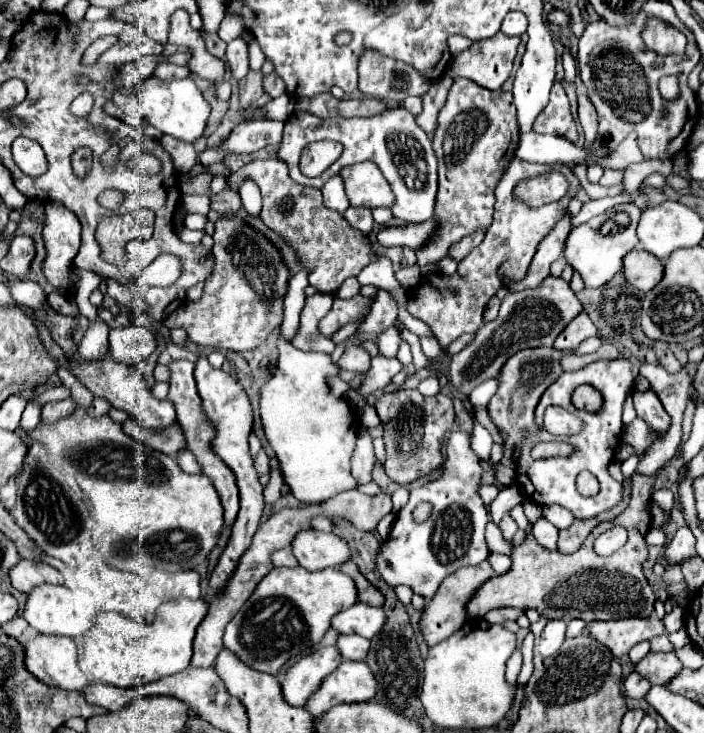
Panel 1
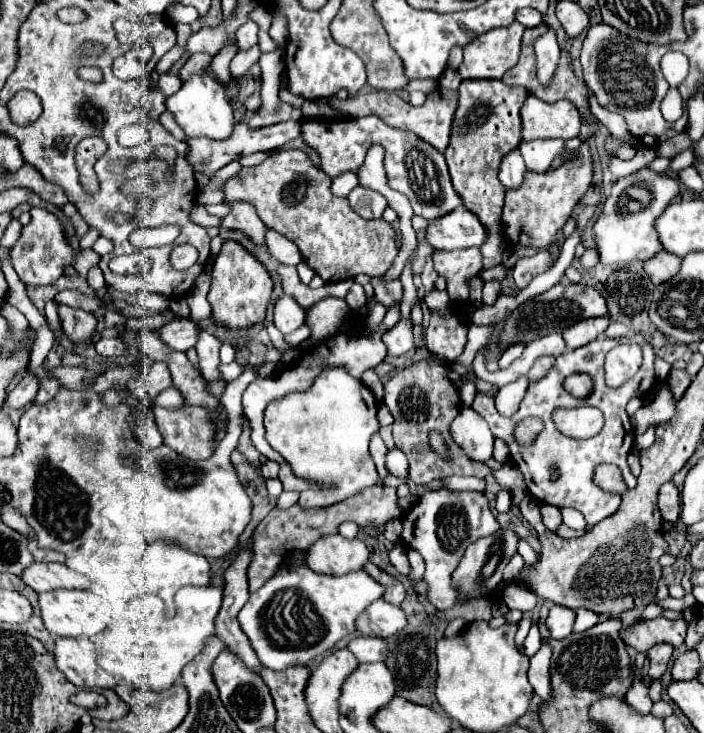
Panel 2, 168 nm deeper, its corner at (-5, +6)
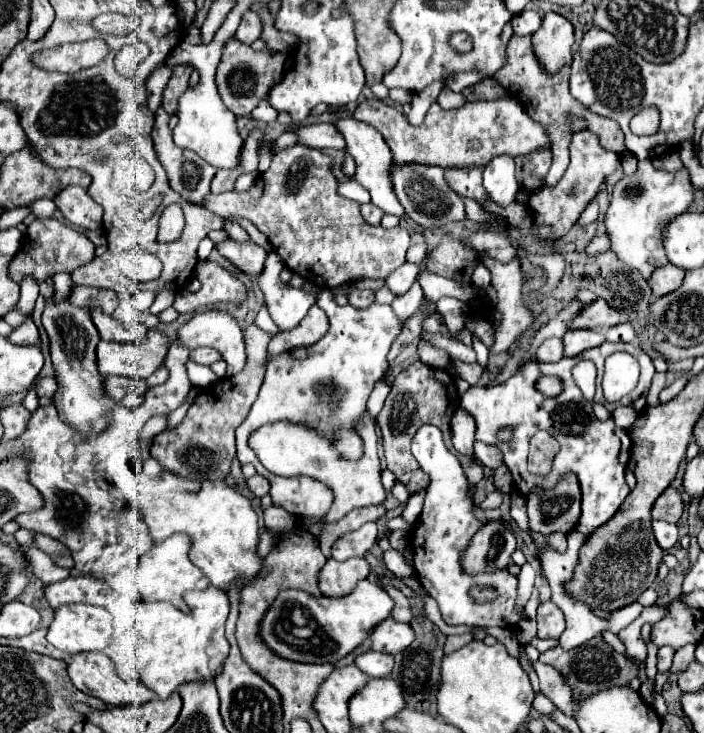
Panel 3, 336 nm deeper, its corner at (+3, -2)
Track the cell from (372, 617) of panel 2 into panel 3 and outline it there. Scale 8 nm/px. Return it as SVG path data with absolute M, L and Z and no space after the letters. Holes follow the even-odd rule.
M393 619L381 621L369 633L371 649L381 653L397 653L401 649L407 649L413 639L415 639L415 633L411 631L411 627L405 623L397 623Z

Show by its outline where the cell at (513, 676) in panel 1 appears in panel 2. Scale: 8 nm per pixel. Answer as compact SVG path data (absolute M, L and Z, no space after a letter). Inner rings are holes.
M523 615L519 621L517 621L517 635L515 635L515 641L517 641L517 645L521 645L523 641L525 641L525 637L527 637L527 633L529 633L529 627L531 627L531 617L527 617L527 615Z

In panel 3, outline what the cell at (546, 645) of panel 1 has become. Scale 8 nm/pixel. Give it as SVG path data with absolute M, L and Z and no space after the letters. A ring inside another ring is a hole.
M545 601L537 609L537 637L539 639L559 639L565 629L565 617L553 601Z

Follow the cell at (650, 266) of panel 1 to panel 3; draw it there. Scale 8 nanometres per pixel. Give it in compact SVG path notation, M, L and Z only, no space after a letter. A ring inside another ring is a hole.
M667 263L667 265L663 265L651 273L649 287L651 287L655 297L663 297L663 295L675 291L683 283L683 277L685 277L683 269Z

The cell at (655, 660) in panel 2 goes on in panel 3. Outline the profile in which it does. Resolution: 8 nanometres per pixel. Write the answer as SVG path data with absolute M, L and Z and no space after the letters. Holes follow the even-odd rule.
M659 647L659 651L657 651L657 671L659 673L667 673L671 669L673 653L675 651L671 647Z

